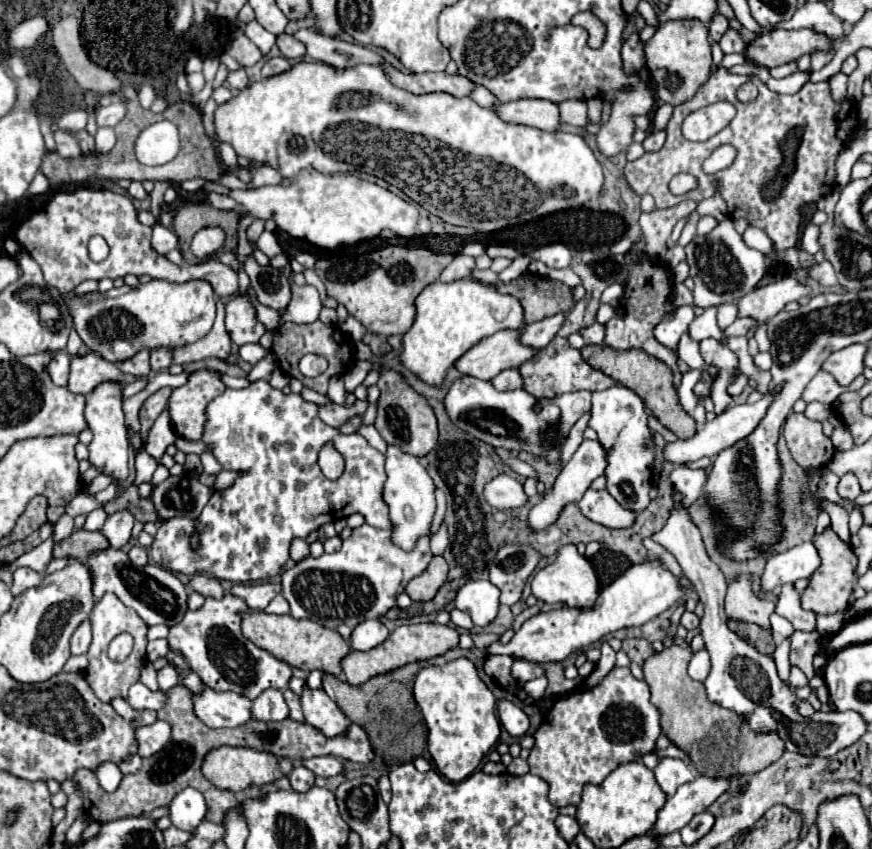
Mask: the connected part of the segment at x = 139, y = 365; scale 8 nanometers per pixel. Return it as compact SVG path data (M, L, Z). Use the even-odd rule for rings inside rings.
M142 350L134 358L120 364L120 370L132 376L148 376L150 374L150 350Z

